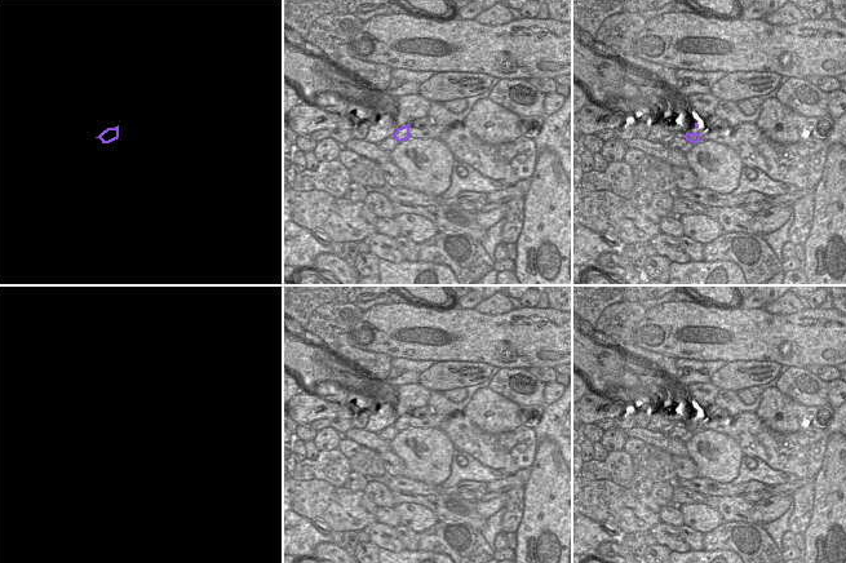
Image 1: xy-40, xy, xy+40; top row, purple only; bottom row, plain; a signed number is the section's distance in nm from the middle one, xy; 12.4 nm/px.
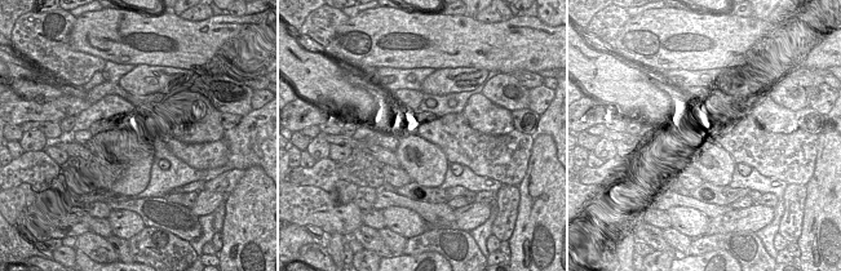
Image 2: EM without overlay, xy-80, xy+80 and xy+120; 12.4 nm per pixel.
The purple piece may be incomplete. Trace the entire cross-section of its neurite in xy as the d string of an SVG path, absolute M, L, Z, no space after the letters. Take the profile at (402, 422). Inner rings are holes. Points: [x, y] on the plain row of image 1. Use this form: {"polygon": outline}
{"polygon": "M407 413L398 417L393 426L398 431L409 427L440 429L455 449L473 456L484 466L504 470L509 475L531 467L537 449L533 429L521 425L509 433L488 434L473 425L462 413L449 417L433 415L422 420Z"}

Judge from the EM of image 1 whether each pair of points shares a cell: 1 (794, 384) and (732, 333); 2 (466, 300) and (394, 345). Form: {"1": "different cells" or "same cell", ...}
{"1": "different cells", "2": "different cells"}

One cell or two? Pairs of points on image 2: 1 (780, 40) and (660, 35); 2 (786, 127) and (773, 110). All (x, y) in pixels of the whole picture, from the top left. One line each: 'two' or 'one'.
1: one
2: one

